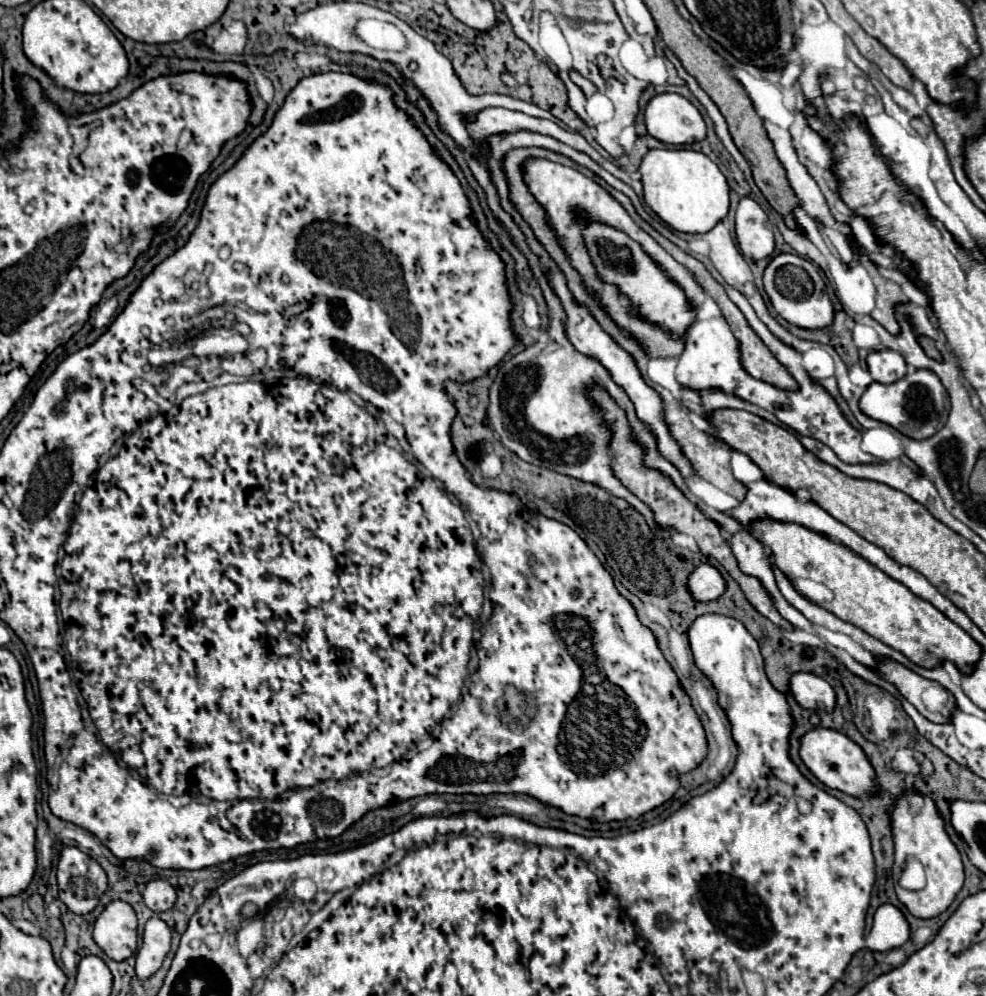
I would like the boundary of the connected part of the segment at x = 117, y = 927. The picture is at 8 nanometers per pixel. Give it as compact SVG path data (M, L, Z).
M123 900L109 902L107 908L95 920L93 940L115 962L133 956L137 950L135 910Z

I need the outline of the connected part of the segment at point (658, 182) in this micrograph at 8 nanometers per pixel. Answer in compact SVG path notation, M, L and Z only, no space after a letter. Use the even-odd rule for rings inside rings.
M687 148L649 150L639 170L647 206L679 232L707 232L729 212L729 184L717 164L703 152Z

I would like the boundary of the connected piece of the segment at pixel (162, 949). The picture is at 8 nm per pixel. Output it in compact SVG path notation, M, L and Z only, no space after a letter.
M159 916L149 918L143 932L143 944L137 952L137 966L135 966L137 976L141 980L153 976L161 968L163 958L167 956L169 948L171 948L169 926Z

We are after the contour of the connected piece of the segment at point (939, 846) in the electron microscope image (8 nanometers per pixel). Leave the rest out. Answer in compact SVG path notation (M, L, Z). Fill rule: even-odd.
M901 796L893 806L891 818L893 818L893 822L891 822L893 840L895 840L895 870L903 864L905 856L917 856L923 862L925 874L927 874L927 882L921 892L905 892L897 886L895 888L897 898L915 918L935 918L951 906L951 902L955 900L957 892L964 884L965 871L961 855L957 852L955 844L951 842L951 838L947 836L945 824L943 824L941 816L937 814L935 802L931 798L925 796L921 812L911 814L907 796Z

